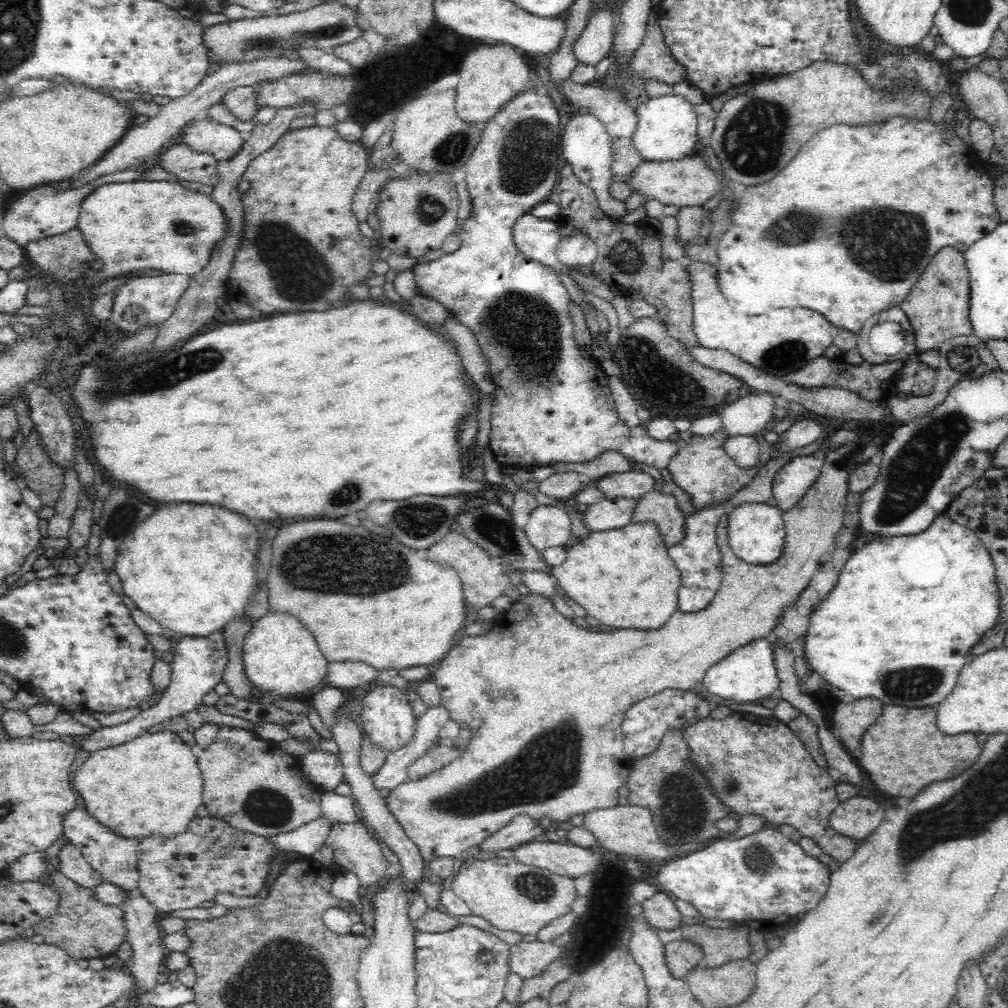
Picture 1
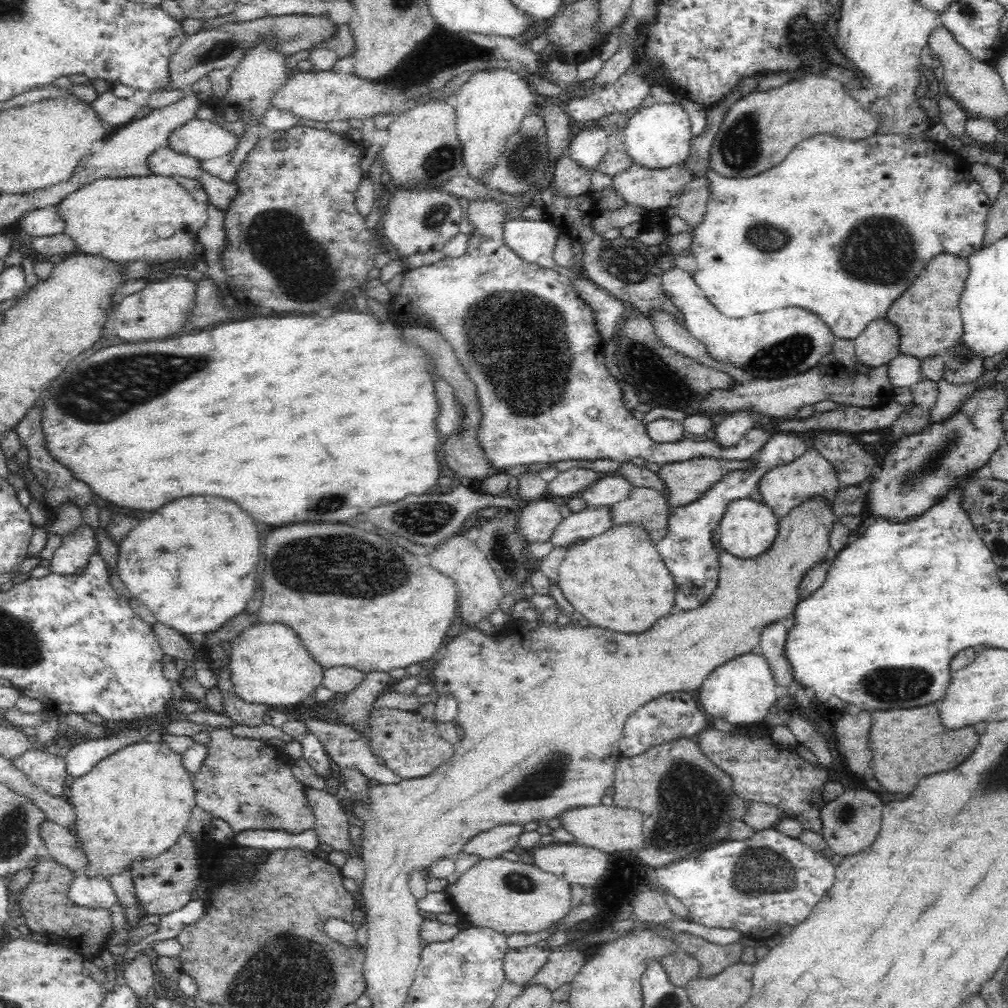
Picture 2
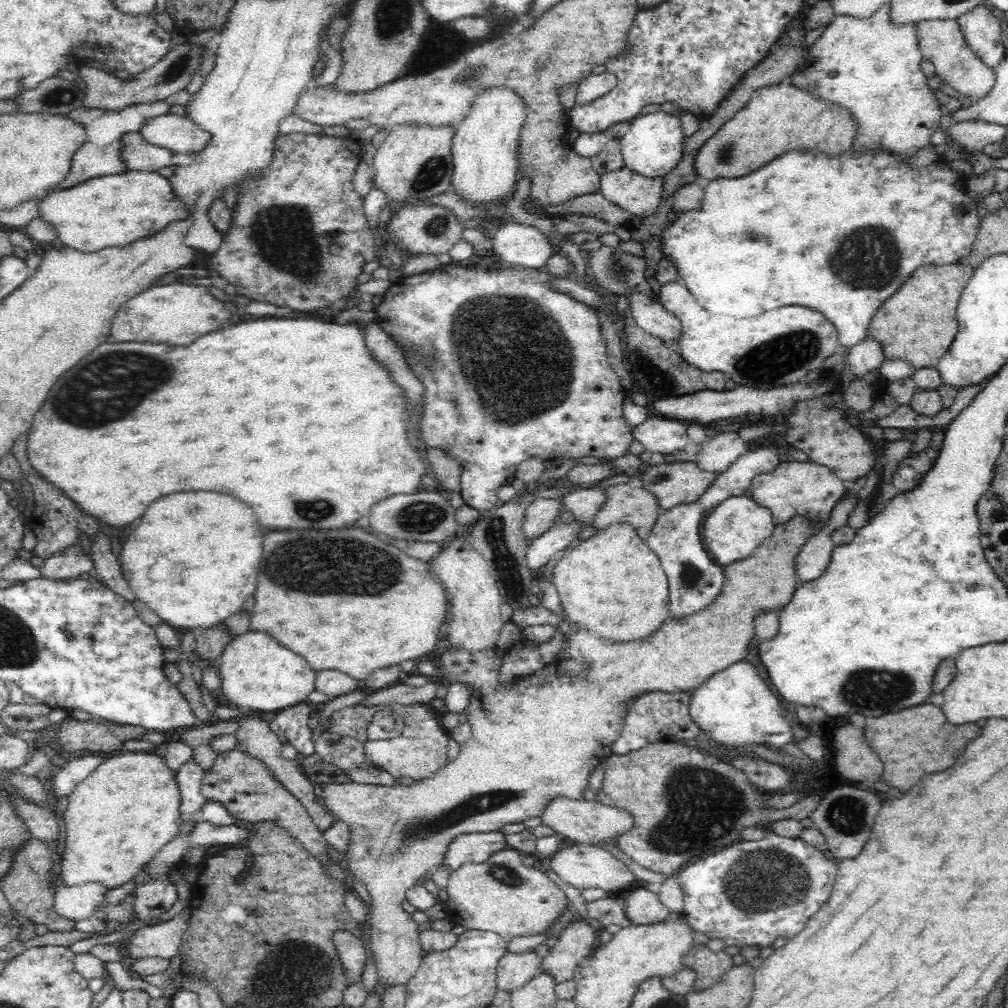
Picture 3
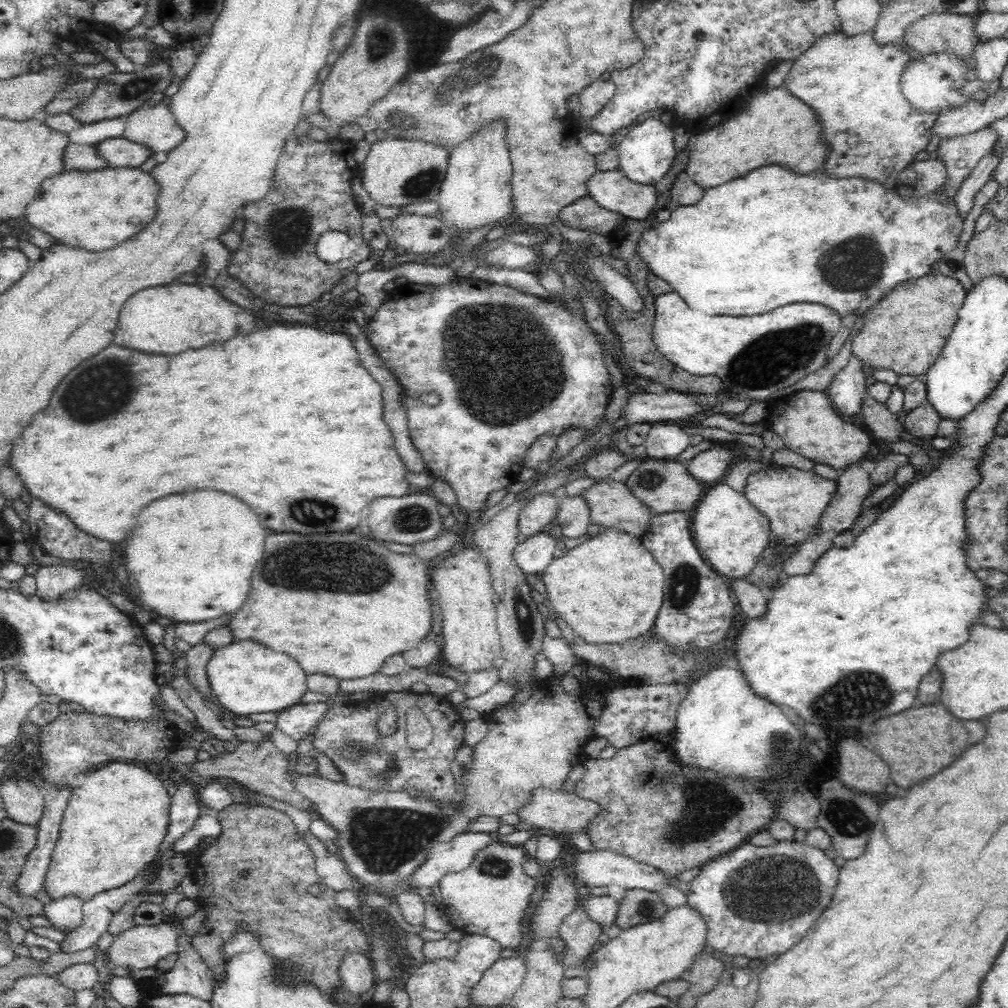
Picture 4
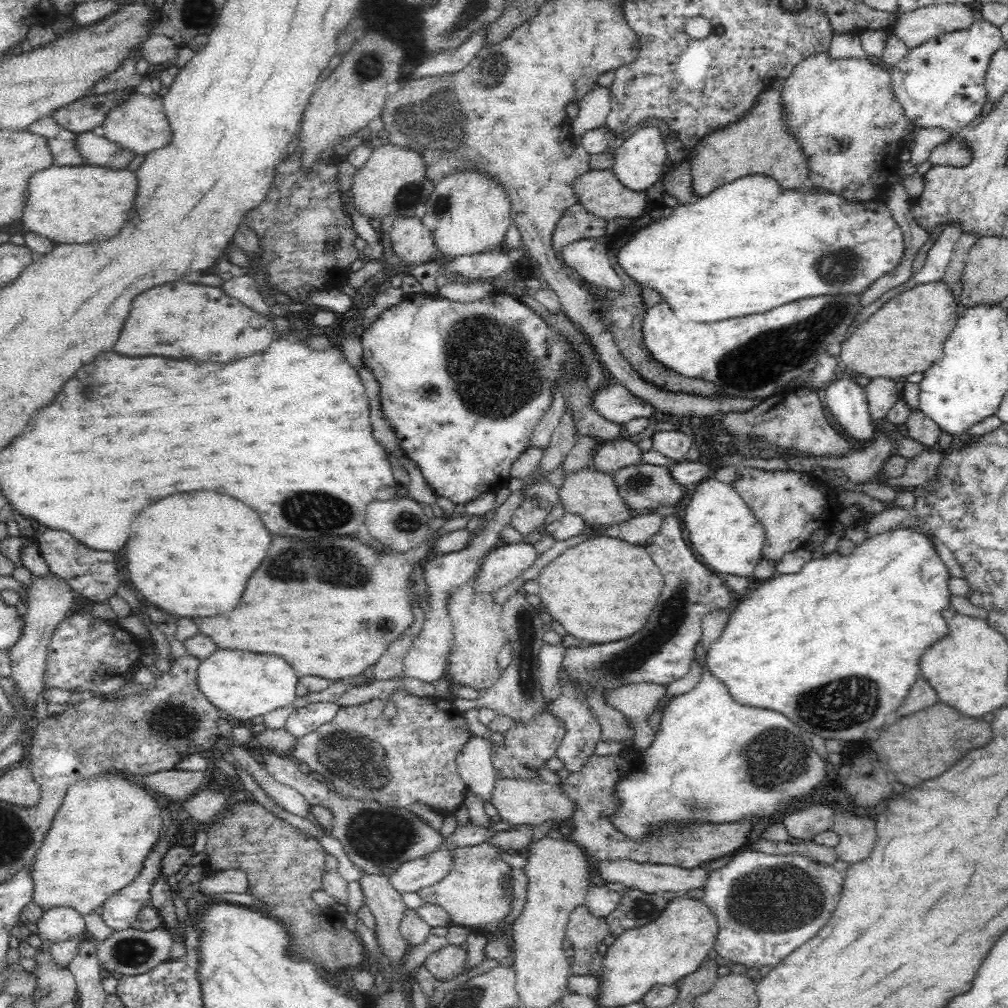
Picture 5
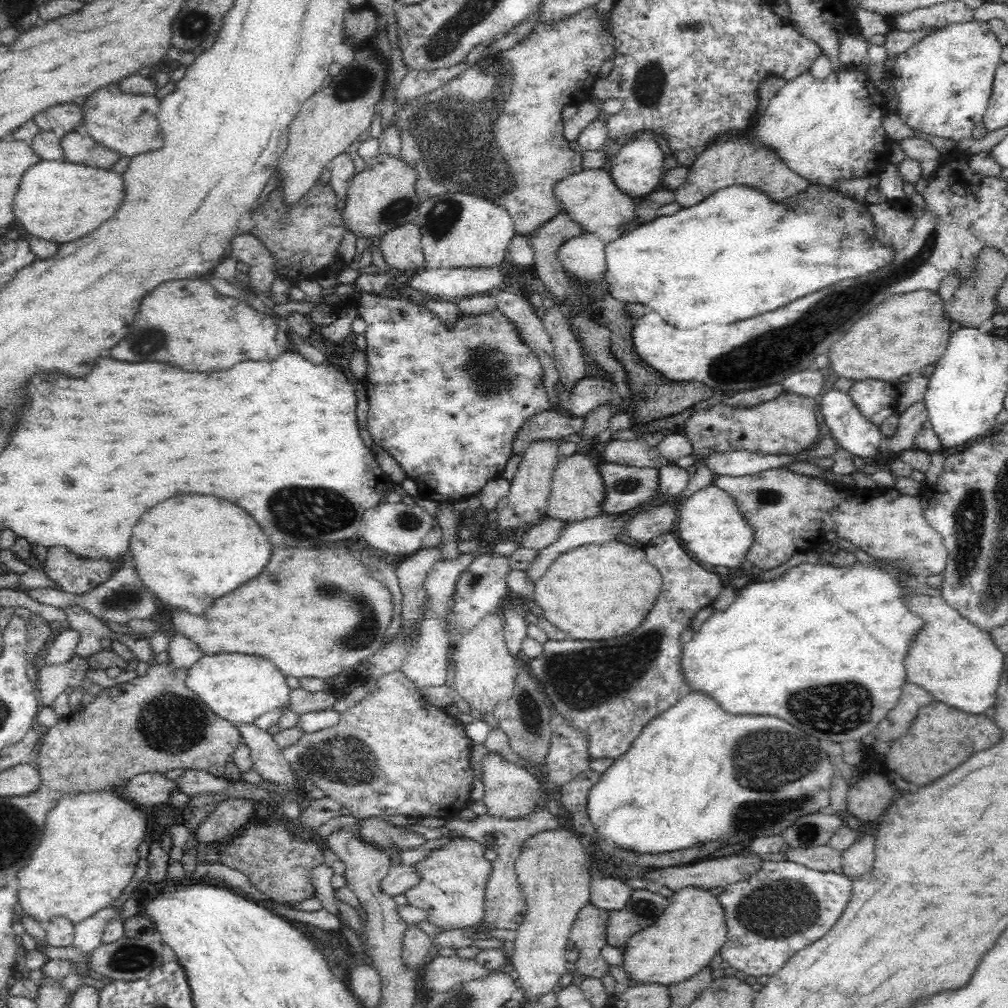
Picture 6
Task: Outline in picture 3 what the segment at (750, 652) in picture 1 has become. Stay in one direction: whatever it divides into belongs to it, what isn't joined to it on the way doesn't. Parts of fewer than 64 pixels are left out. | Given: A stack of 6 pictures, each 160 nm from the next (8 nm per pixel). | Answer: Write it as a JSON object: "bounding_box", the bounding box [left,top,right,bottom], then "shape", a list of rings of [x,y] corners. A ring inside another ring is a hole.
{"bounding_box":[690,660,793,751],"shape":[[[744,660],[736,661],[734,664],[728,665],[728,668],[722,669],[720,672],[712,673],[703,684],[696,689],[690,698],[690,717],[692,721],[698,723],[698,727],[713,742],[720,743],[722,748],[745,751],[746,744],[754,744],[754,746],[766,746],[772,750],[782,750],[786,744],[790,744],[793,738],[792,720],[784,717],[780,712],[780,700],[772,694],[770,684],[762,678],[760,670]]]}

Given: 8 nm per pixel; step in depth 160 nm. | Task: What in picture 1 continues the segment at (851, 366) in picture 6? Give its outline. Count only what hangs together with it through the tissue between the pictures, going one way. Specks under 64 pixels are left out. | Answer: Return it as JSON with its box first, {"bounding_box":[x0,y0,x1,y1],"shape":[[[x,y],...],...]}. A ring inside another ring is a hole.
{"bounding_box":[900,245,972,352],"shape":[[[948,245],[936,253],[926,265],[900,308],[908,315],[916,335],[916,352],[940,348],[943,342],[954,337],[972,335],[970,321],[970,279],[963,252]]]}

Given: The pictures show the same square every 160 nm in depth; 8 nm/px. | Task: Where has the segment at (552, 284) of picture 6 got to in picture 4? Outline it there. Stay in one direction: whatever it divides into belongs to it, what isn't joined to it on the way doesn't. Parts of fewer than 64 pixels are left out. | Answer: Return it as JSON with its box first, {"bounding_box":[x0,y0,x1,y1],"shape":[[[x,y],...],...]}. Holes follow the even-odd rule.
{"bounding_box":[559,196,629,236],"shape":[[[590,196],[582,197],[562,208],[559,219],[572,228],[595,230],[604,236],[618,232],[629,222],[622,214],[599,206]]]}

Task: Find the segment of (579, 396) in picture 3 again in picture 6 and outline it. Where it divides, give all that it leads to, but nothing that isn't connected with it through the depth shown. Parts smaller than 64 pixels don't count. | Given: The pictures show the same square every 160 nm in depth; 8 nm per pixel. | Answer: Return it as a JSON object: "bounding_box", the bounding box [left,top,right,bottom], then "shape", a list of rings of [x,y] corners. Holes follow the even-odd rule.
{"bounding_box":[355,292,550,504],"shape":[[[366,292],[360,293],[360,297],[355,303],[359,310],[359,318],[362,318],[367,324],[366,331],[363,334],[367,342],[365,354],[368,363],[367,377],[364,379],[369,404],[366,424],[368,424],[368,432],[370,432],[374,444],[388,450],[388,454],[394,457],[396,463],[406,473],[406,478],[415,482],[418,495],[421,498],[450,504],[474,497],[488,480],[501,476],[506,462],[512,456],[512,440],[514,440],[516,432],[520,430],[522,422],[526,418],[530,418],[532,414],[540,414],[540,412],[550,409],[550,401],[545,386],[542,386],[542,365],[540,365],[539,358],[520,340],[512,322],[498,310],[494,311],[493,314],[482,316],[462,314],[456,328],[452,332],[448,332],[440,324],[440,320],[432,314],[432,311],[426,310],[426,307],[422,305],[410,304],[410,302],[404,302],[402,299],[389,296],[380,297],[378,294]]]}

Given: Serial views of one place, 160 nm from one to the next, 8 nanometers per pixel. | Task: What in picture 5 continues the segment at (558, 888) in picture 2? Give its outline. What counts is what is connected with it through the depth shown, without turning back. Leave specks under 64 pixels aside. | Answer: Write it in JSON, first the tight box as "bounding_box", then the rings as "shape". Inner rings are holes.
{"bounding_box":[417,842,512,964],"shape":[[[483,842],[456,848],[454,870],[440,882],[421,888],[417,893],[423,903],[436,904],[446,910],[451,923],[465,926],[471,932],[490,934],[494,940],[486,944],[486,959],[493,959],[501,964],[511,950],[510,924],[506,923],[506,918],[512,910],[512,869],[502,858],[502,849],[498,845]]]}

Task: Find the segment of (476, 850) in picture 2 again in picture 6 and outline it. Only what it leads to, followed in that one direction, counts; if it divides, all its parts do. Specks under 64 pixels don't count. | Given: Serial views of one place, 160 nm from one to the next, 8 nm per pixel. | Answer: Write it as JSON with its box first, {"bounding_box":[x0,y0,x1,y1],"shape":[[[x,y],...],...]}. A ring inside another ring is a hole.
{"bounding_box":[379,844,418,896],"shape":[[[393,844],[388,849],[387,855],[390,857],[390,868],[379,884],[380,891],[388,896],[404,894],[405,890],[412,888],[418,881],[418,873],[410,865],[399,863],[400,850]]]}

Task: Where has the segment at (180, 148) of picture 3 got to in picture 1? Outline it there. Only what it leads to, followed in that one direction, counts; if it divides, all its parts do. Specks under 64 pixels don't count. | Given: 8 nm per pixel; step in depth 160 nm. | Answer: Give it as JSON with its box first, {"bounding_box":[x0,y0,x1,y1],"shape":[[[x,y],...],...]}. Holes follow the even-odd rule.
{"bounding_box":[181,118,245,161],"shape":[[[210,118],[188,122],[181,130],[185,144],[196,152],[208,152],[219,161],[236,156],[245,138],[238,129],[212,121]]]}

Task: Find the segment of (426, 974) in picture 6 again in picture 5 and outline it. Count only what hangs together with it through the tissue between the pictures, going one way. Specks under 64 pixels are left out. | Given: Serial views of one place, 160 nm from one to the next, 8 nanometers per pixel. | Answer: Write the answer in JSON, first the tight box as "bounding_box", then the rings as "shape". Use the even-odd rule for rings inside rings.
{"bounding_box":[424,944,465,980],"shape":[[[448,944],[432,952],[424,962],[424,967],[438,980],[455,978],[465,972],[461,970],[465,961],[465,950],[461,946]]]}

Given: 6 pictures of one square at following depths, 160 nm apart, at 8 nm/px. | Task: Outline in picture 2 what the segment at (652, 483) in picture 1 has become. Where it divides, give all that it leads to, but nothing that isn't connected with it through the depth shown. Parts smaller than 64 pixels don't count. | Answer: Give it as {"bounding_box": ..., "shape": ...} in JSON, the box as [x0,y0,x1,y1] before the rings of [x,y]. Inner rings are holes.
{"bounding_box":[577,475,635,506],"shape":[[[622,475],[599,477],[595,483],[578,493],[577,496],[584,497],[588,501],[588,506],[611,506],[630,498],[630,494],[635,487]]]}

